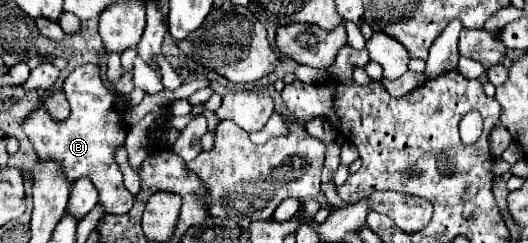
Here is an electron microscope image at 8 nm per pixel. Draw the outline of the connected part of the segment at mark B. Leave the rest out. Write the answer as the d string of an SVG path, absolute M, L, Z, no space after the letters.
M83 64L73 70L62 89L71 106L69 118L53 120L47 108L39 106L39 110L23 122L23 132L31 140L39 158L51 158L63 164L63 172L71 182L81 176L89 176L99 190L99 204L105 206L107 214L127 214L133 206L133 194L125 188L121 170L113 158L113 150L125 142L123 118L113 110L115 96L105 88L95 64Z

